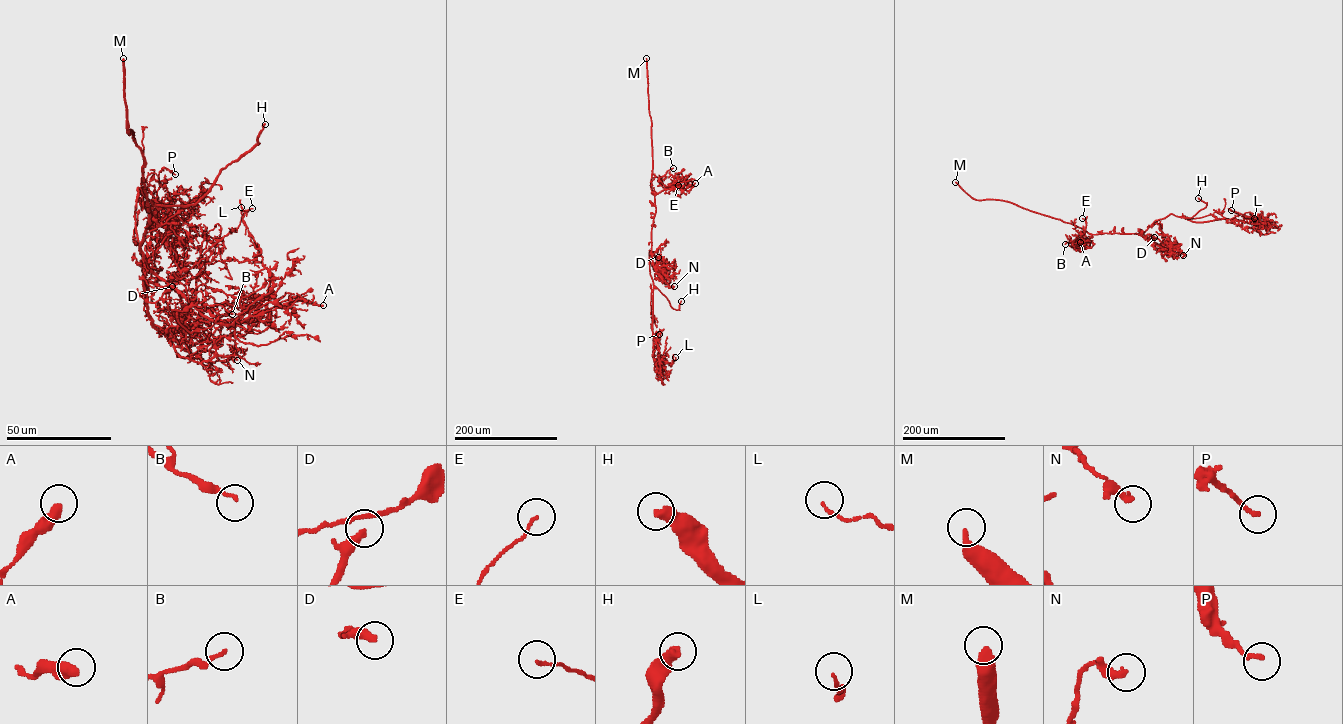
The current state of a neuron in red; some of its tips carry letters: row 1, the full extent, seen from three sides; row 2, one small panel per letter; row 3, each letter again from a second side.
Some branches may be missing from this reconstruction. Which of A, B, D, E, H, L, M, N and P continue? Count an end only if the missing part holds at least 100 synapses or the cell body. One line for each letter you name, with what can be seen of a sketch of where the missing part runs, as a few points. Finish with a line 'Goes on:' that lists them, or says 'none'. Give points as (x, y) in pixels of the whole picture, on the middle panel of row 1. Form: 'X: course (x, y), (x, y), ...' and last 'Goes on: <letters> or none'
H: course (681, 301), (682, 296), (669, 296)
Goes on: H, M

